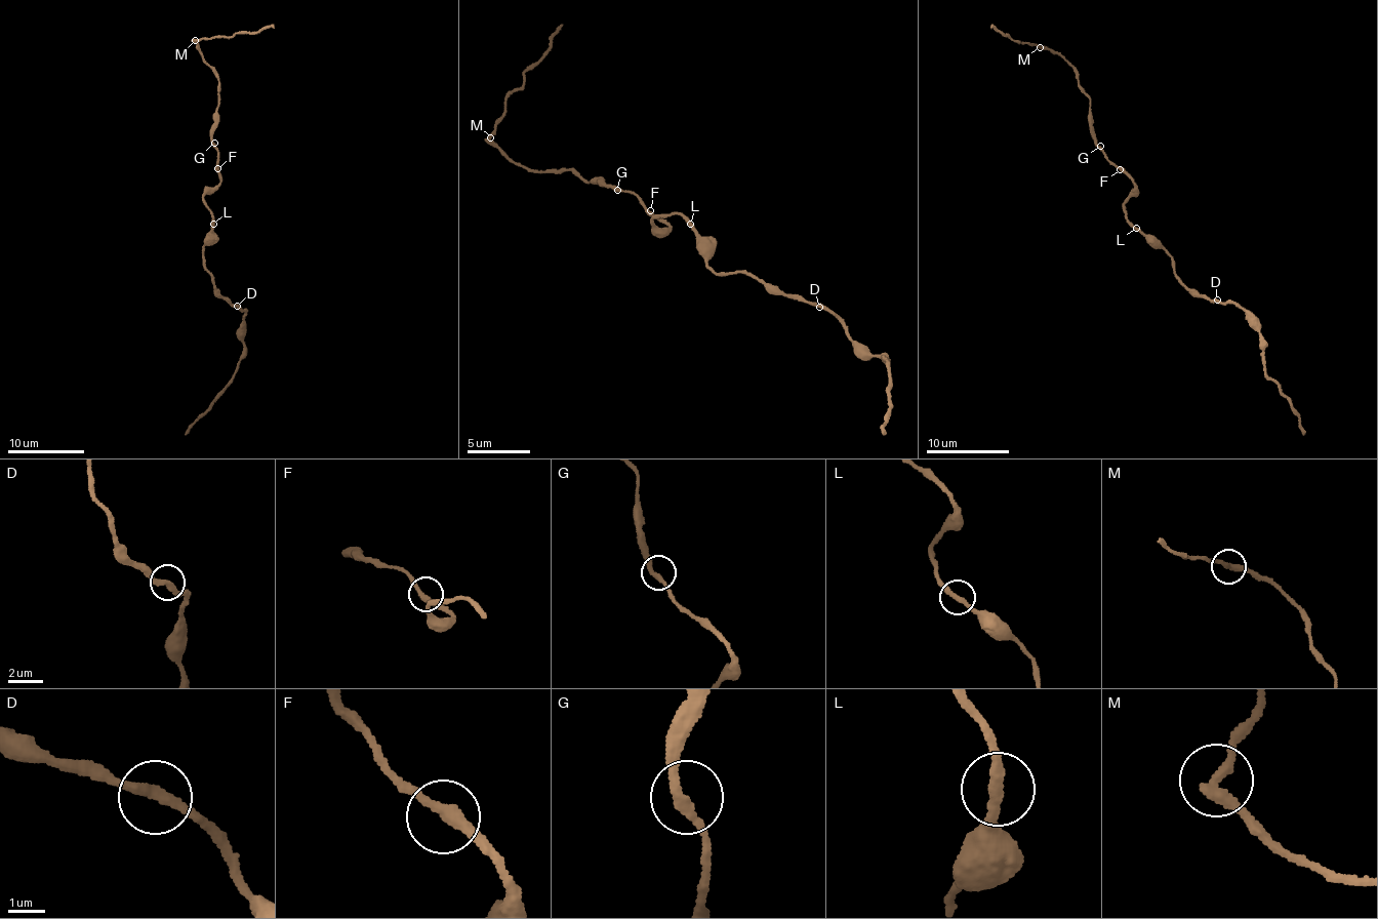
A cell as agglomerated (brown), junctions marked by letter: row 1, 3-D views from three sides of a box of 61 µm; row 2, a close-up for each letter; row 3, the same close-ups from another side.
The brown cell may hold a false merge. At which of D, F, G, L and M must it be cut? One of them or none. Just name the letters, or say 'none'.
M

